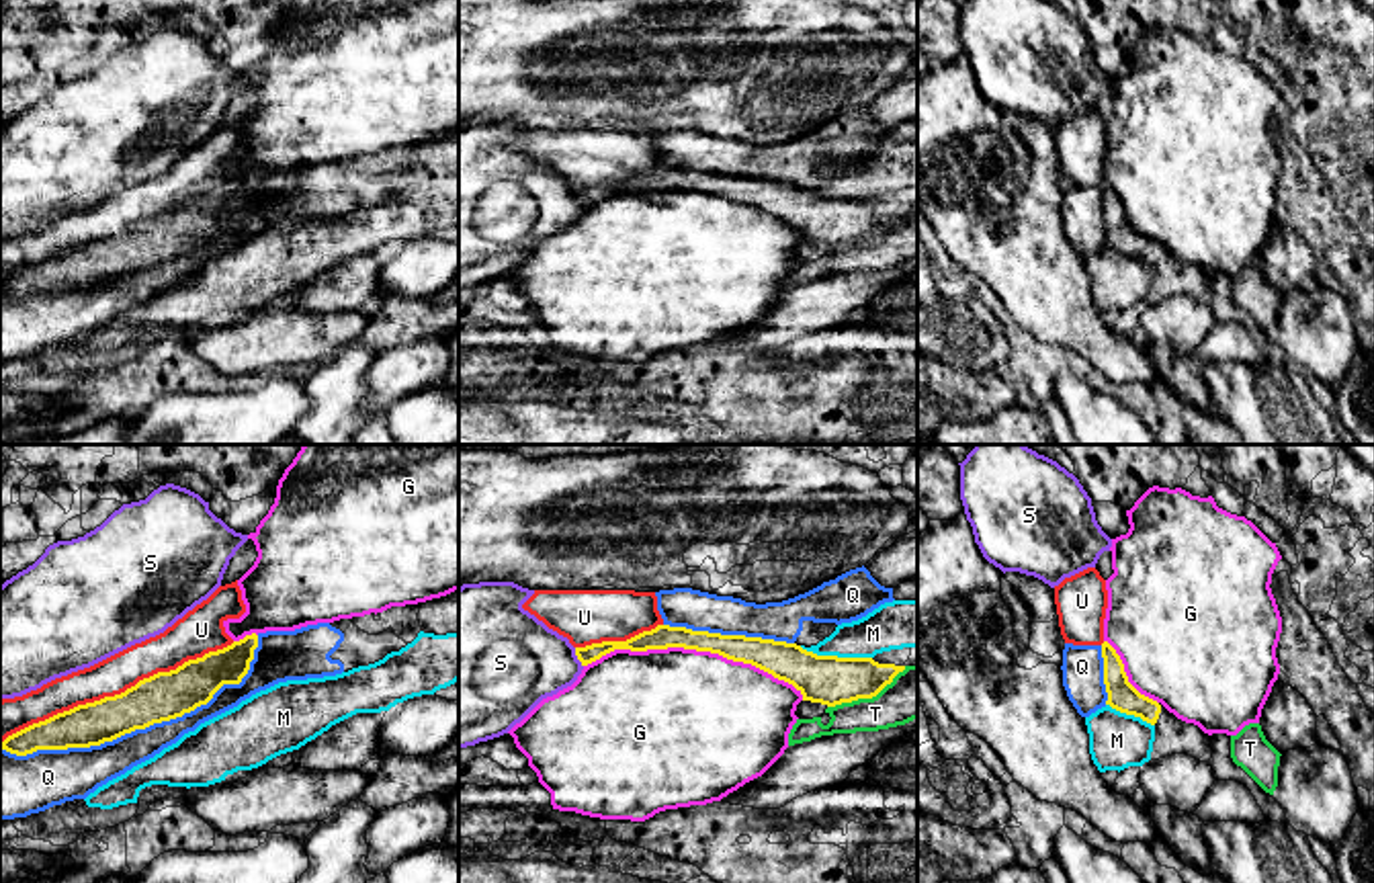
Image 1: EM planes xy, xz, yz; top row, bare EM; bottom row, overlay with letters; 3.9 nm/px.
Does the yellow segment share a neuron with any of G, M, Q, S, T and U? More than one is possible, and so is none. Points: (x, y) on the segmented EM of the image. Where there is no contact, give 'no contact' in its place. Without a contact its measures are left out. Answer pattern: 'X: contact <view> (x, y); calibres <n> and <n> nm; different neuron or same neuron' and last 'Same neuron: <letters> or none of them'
G: contact xz (695, 648); calibres 120 and 480 nm; different neuron
M: contact xz (836, 656); calibres 190 and 180 nm; different neuron
Q: contact xy (142, 728); calibres 190 and 160 nm; different neuron
S: contact xz (578, 658); calibres 70 and 380 nm; different neuron
T: contact xz (867, 697); calibres 190 and 200 nm; different neuron
U: contact xy (117, 695); calibres 190 and 150 nm; different neuron
Same neuron: none of them

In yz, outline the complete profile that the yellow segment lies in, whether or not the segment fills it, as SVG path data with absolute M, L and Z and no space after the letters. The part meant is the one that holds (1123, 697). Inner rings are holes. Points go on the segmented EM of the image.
M1108 641L1102 643L1102 658L1104 658L1104 684L1108 692L1106 705L1120 713L1141 717L1143 721L1155 725L1161 713L1161 705L1141 695L1128 682L1124 664Z

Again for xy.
M258 635L188 660L176 670L139 680L121 695L78 705L8 735L0 750L27 756L37 750L90 748L135 729L170 721L207 705L223 684L240 684L250 670Z

